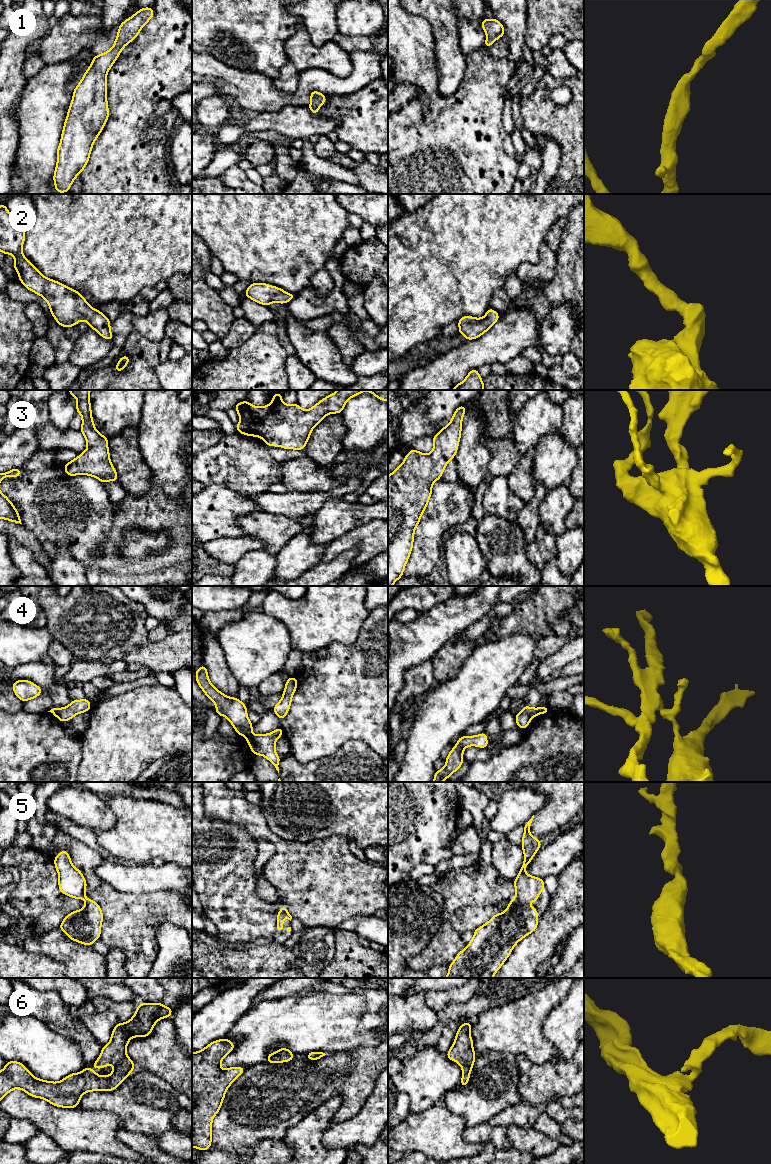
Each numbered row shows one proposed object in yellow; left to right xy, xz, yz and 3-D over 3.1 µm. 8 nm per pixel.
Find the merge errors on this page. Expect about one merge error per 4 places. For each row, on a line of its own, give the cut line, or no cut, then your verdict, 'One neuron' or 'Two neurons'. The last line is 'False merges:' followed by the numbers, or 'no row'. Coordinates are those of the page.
1: No split. One neuron
2: No split. One neuron
3: No split. One neuron
4: Split along yz (537, 708), (538, 713). Two neurons
5: No split. One neuron
6: No split. One neuron
False merges: 4

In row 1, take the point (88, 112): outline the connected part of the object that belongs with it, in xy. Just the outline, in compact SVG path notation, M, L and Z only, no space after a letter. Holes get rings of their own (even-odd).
M146 7L122 22L113 47L93 58L74 89L57 149L53 180L58 193L66 193L74 179L86 167L93 144L109 118L106 80L108 71L122 49L137 37L153 16L153 9Z

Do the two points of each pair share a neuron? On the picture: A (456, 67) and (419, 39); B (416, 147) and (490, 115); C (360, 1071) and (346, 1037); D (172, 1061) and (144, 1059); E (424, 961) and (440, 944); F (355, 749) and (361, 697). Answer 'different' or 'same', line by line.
A: different
B: same
C: different
D: same
E: same
F: different

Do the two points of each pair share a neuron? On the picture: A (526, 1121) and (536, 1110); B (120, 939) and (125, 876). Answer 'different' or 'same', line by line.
A: same
B: different

